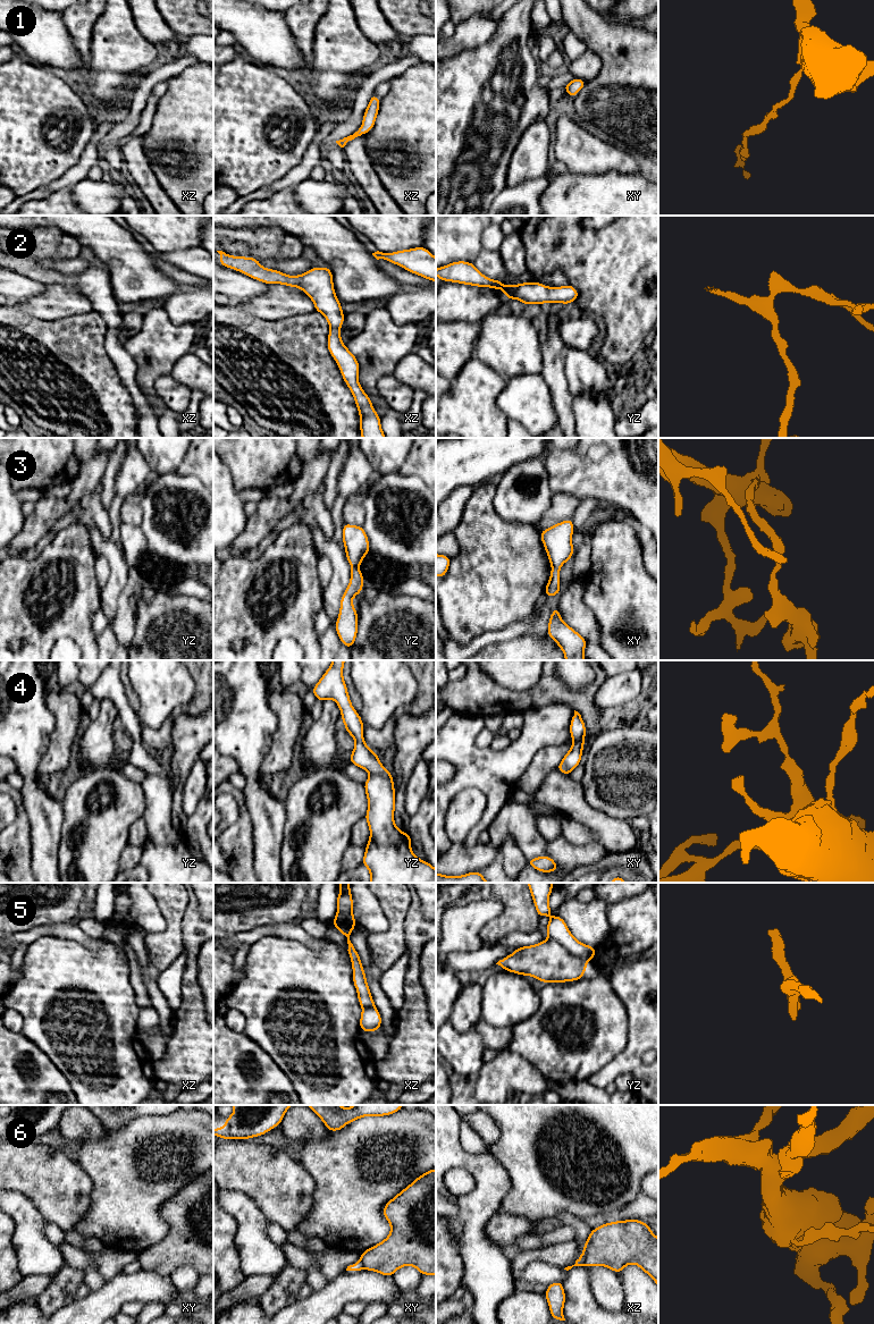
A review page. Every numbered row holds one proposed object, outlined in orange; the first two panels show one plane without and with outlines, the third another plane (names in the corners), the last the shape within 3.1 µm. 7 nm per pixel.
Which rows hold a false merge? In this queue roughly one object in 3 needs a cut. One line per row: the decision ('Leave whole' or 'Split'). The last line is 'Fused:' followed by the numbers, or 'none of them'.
1: Leave whole
2: Leave whole
3: Leave whole
4: Leave whole
5: Split
6: Split
Fused: 5, 6

